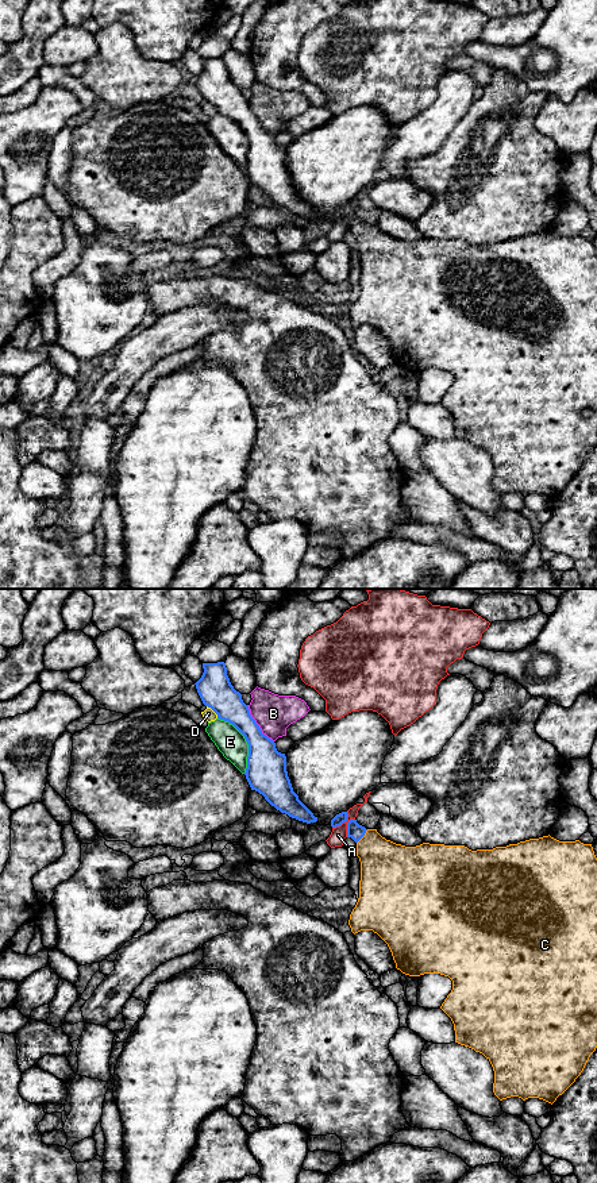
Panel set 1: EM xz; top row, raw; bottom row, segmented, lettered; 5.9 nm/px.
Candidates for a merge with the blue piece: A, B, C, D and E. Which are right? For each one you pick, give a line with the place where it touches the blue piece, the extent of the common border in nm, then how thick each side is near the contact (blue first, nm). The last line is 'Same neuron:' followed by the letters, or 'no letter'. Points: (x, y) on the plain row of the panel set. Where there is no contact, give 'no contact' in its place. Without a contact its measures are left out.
C: xz (364, 230) | 110 nm | 90/320 nm
Same neuron: C

